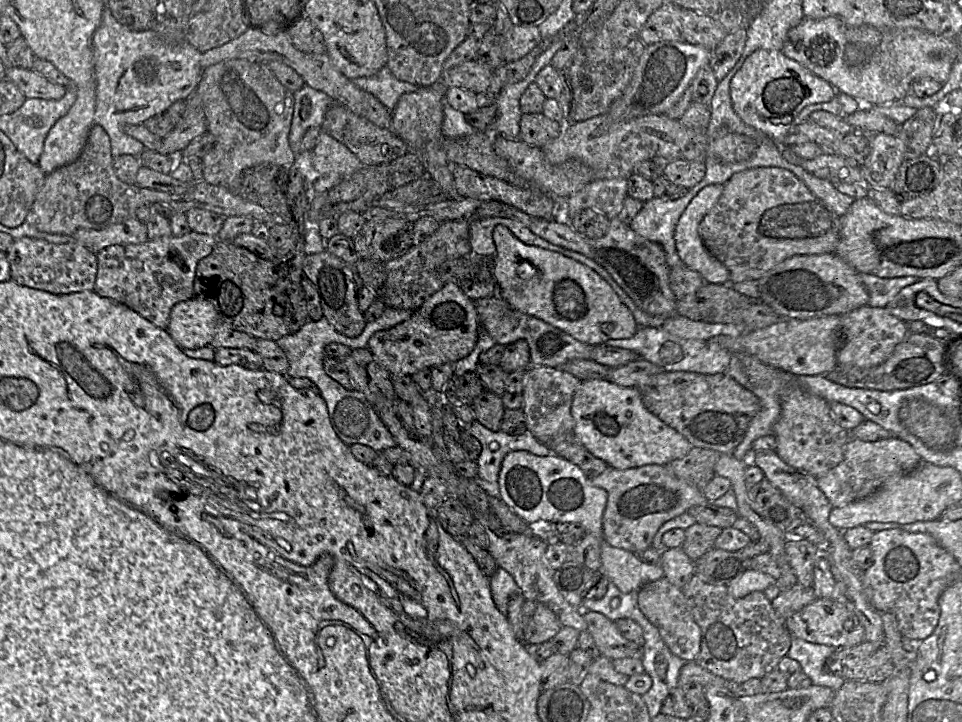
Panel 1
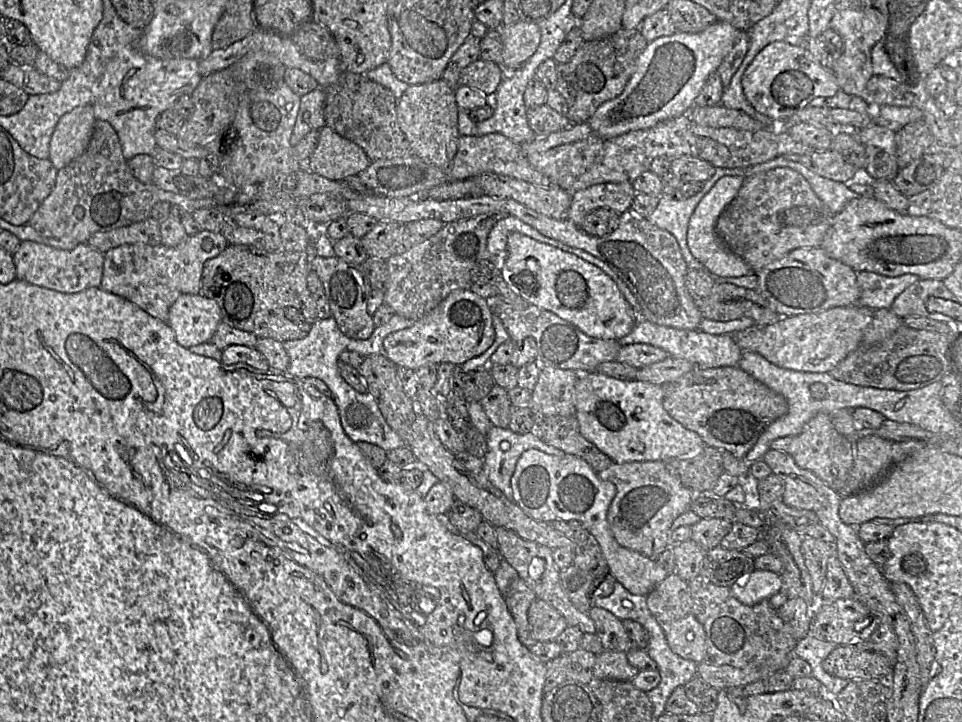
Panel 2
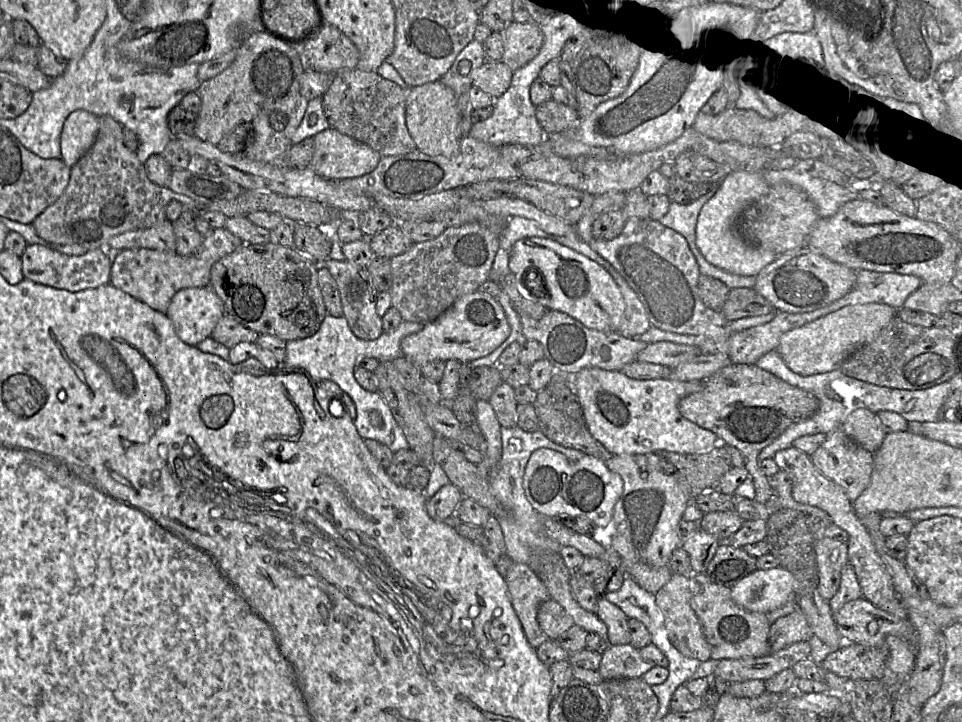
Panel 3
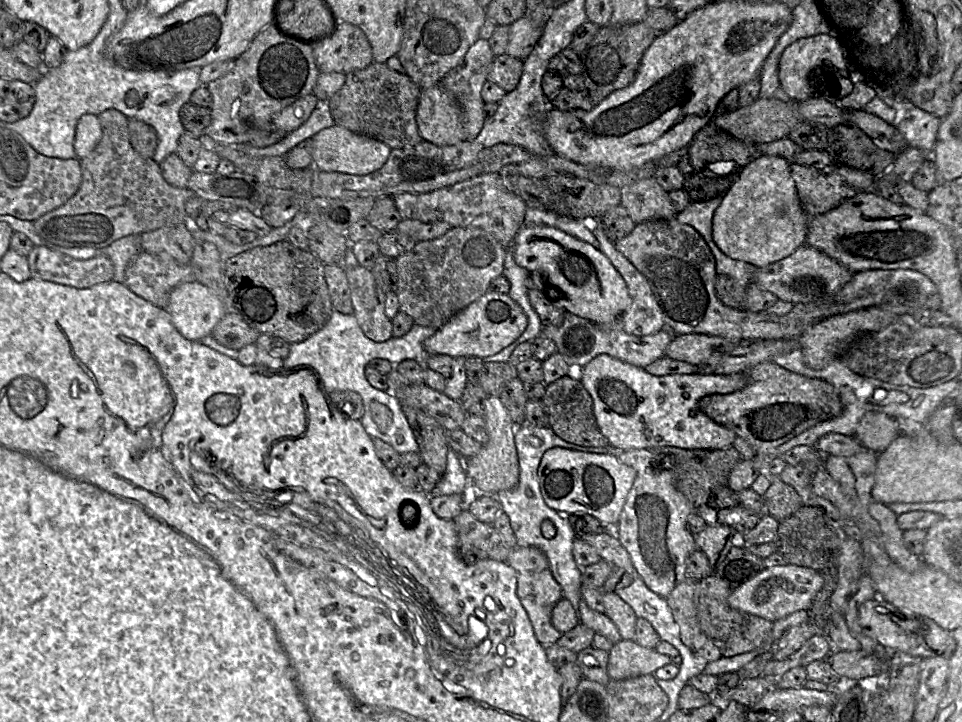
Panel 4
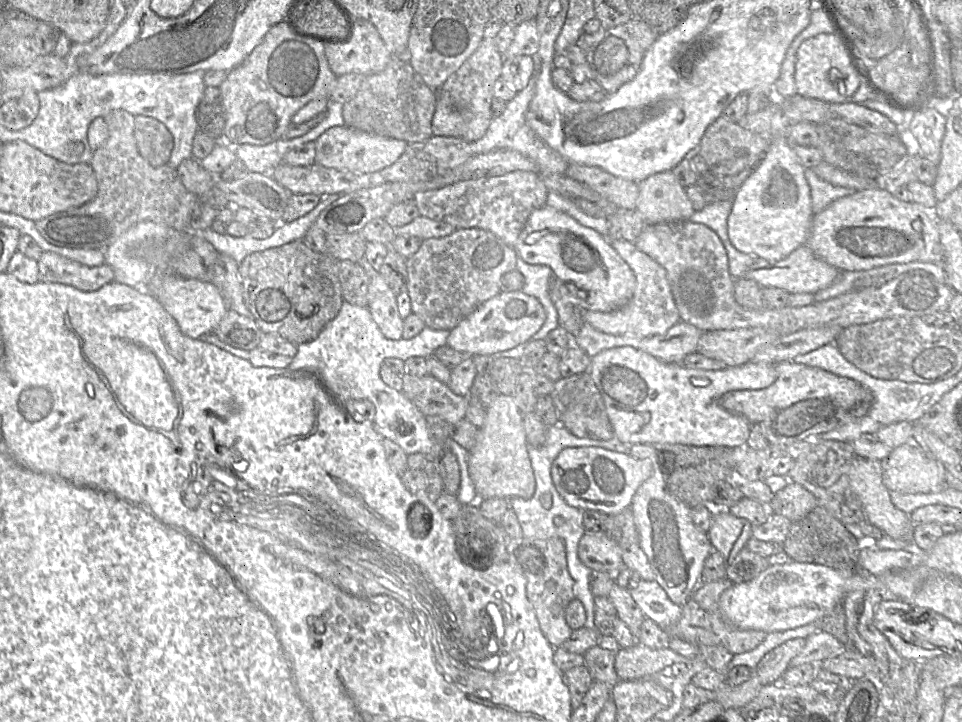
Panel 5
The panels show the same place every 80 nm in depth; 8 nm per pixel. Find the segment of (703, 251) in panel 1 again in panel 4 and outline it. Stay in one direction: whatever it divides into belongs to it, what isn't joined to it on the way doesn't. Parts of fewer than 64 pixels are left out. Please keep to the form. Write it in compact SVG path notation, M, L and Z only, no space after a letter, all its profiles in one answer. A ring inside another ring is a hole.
M757 155L739 172L737 181L723 196L712 220L712 240L726 256L755 267L764 267L780 261L806 244L810 216L800 201L790 164L779 156Z

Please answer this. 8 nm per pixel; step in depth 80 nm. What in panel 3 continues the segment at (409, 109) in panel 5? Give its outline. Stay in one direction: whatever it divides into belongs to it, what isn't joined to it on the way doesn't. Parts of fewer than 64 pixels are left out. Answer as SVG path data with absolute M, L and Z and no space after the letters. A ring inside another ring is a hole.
M357 68L335 72L331 84L322 96L323 110L330 127L377 151L382 157L406 154L416 149L405 120L408 90L383 78L376 71L362 71Z

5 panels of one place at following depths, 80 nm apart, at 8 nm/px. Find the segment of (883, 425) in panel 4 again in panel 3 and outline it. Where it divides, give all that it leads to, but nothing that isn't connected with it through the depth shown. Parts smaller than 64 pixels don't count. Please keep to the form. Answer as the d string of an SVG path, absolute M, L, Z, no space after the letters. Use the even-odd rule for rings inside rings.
M868 408L855 409L845 419L840 430L871 453L879 449L888 432L878 414Z

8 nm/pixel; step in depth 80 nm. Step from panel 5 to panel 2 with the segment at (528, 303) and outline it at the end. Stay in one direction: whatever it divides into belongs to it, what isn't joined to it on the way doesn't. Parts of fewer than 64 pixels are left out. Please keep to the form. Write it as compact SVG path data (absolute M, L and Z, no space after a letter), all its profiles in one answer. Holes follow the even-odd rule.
M469 289L451 292L413 326L393 332L383 341L383 355L398 367L416 371L426 365L451 363L461 366L491 347L495 340L494 311L488 300Z

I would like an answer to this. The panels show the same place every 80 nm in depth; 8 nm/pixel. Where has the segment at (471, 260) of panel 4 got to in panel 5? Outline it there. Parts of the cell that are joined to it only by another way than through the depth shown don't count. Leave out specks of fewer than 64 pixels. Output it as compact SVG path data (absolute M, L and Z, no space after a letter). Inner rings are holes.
M463 228L456 229L453 233L448 236L440 237L440 238L429 238L426 240L422 240L422 243L412 256L406 259L407 266L407 287L406 292L409 295L411 302L411 311L412 313L419 316L427 327L437 329L437 330L451 330L454 328L463 318L472 313L475 309L477 309L480 305L482 305L485 301L492 298L501 292L500 284L501 279L504 274L516 270L518 255L515 248L512 248L505 244L498 236L494 233L481 229L481 228Z

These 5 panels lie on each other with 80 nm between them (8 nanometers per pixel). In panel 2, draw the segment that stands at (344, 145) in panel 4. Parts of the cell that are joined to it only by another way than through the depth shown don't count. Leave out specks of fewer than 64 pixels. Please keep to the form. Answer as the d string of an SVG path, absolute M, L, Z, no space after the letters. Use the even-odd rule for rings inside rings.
M324 126L319 129L318 143L308 160L308 170L331 180L344 180L365 170L370 163L362 148Z

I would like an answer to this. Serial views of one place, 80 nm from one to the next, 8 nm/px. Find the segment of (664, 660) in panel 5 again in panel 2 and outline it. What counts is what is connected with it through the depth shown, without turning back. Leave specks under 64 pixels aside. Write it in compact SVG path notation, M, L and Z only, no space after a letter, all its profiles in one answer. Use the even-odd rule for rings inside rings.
M605 650L596 657L593 675L597 679L631 681L639 670L629 664L627 653Z

